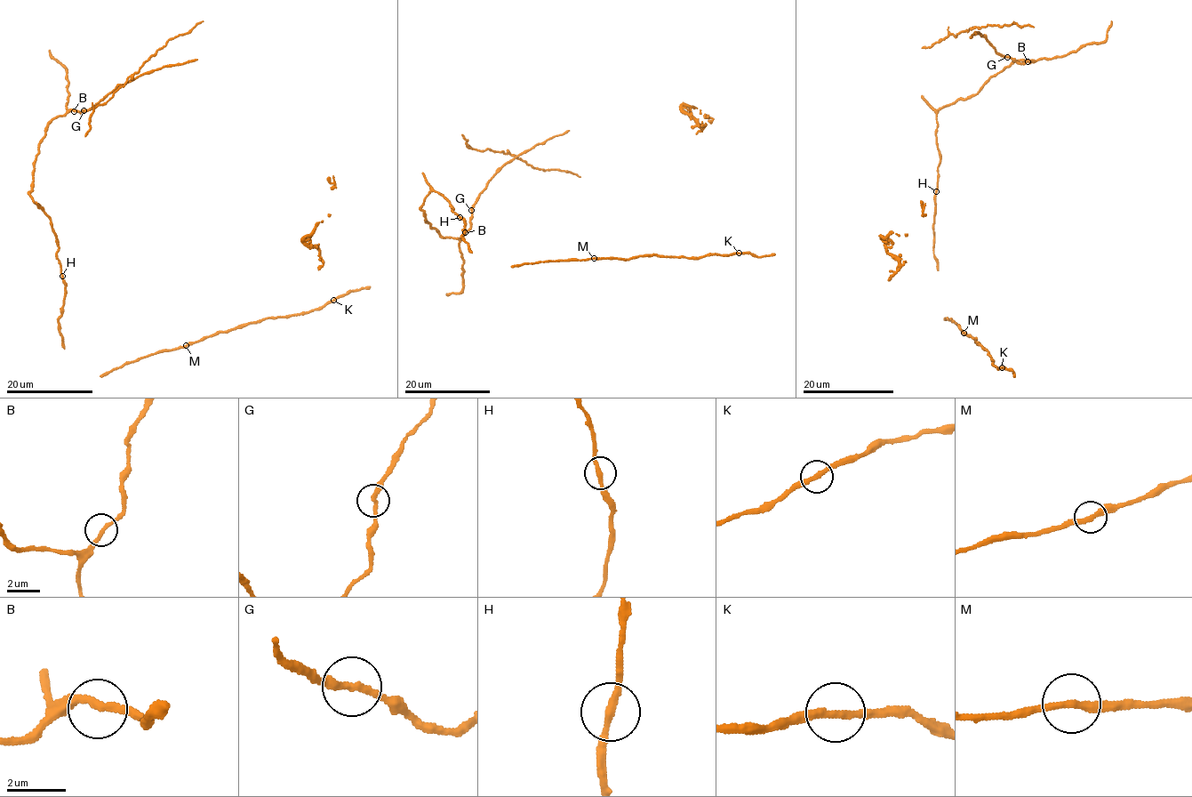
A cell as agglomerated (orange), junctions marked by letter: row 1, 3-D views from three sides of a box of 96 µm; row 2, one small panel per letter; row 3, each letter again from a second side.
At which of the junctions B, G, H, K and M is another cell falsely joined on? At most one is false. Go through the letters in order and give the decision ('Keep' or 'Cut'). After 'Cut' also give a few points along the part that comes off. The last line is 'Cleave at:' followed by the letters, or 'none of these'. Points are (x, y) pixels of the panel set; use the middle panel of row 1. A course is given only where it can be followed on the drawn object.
B: Keep
G: Keep
H: Keep
K: Keep
M: Keep
Cleave at: none of these

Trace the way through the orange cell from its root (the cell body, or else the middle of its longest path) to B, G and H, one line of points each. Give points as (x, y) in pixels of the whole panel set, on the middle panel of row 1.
B: (471, 252), (461, 235), (463, 219), (443, 194), (429, 193), (421, 206), (425, 221), (445, 237), (465, 232)
G: (471, 252), (463, 219), (443, 194), (429, 193), (421, 206), (425, 221), (450, 237), (469, 229), (471, 210)
H: (471, 252), (462, 237), (465, 225), (460, 217)

